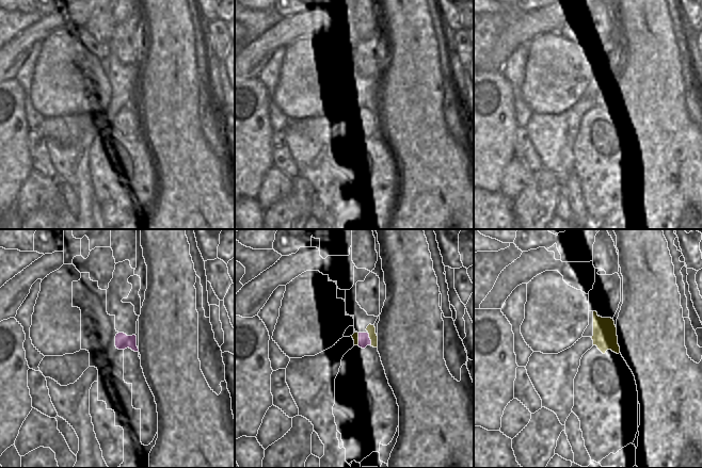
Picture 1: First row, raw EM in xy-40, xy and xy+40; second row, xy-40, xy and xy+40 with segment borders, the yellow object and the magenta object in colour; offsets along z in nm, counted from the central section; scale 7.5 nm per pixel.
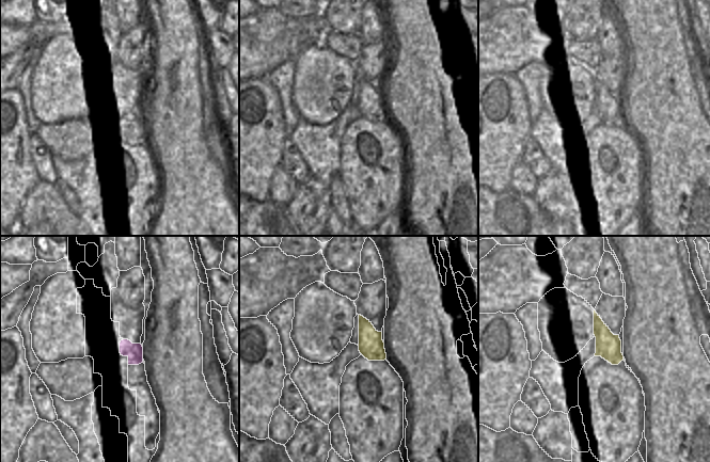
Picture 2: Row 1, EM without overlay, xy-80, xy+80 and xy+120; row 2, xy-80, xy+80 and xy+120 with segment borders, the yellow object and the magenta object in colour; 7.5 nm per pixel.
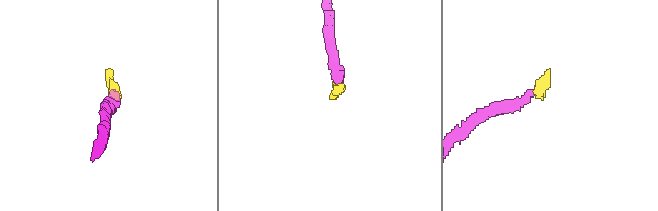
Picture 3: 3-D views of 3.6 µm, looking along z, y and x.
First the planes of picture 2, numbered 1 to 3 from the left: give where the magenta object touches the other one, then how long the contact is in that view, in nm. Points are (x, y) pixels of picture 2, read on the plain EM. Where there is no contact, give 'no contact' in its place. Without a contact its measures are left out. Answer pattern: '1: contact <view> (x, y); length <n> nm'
1: no contact
2: no contact
3: no contact

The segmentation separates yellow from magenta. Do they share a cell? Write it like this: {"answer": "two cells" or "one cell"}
{"answer": "one cell"}

